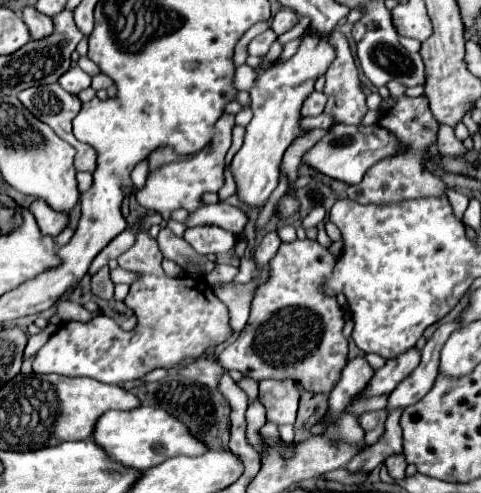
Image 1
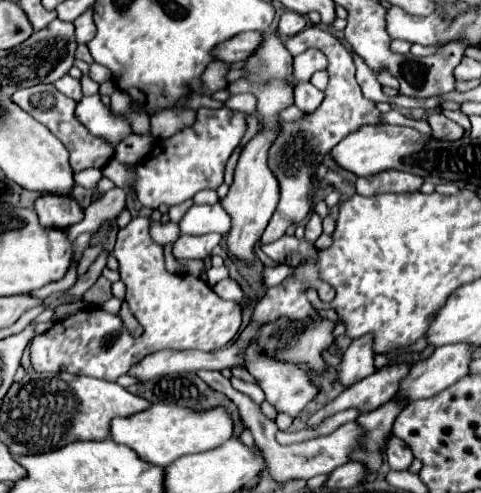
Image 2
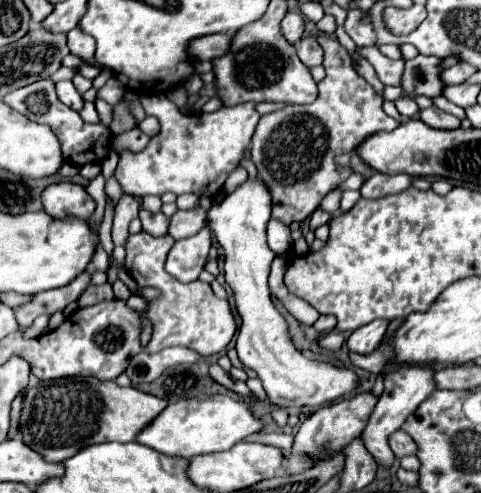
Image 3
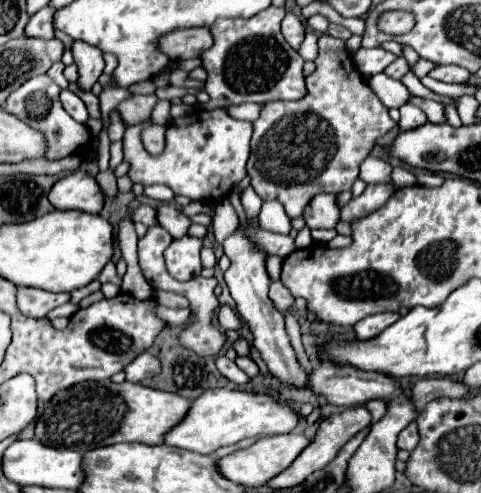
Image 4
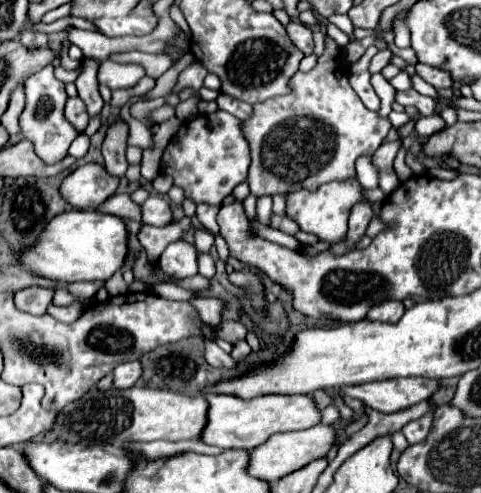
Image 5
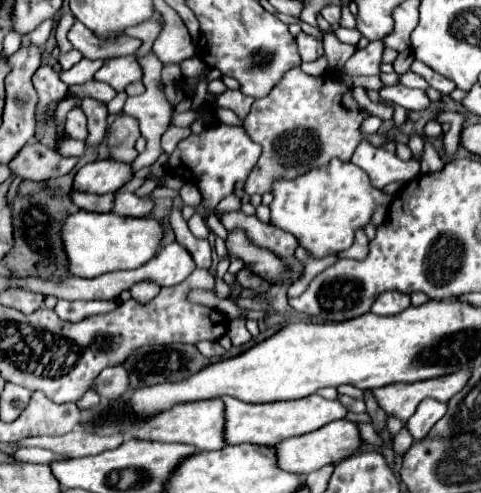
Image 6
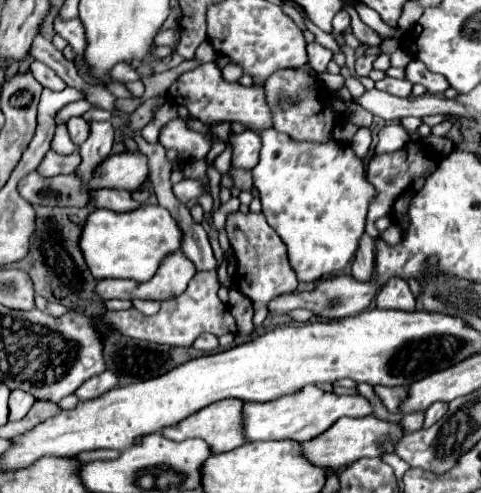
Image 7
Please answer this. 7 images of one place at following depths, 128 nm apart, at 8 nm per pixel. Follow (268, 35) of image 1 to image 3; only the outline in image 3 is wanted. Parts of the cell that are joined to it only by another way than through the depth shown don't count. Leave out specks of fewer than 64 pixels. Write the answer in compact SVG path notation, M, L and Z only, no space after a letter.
M208 34L208 36L200 36L200 38L194 38L190 44L188 44L188 54L192 58L198 58L198 60L212 60L220 54L224 54L228 50L228 44L230 44L230 38L228 34Z

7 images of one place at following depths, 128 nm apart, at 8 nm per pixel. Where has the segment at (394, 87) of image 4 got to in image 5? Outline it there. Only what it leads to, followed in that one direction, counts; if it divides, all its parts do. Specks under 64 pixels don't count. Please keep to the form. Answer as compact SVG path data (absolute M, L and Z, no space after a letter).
M374 74L370 82L372 82L372 86L374 86L374 90L376 90L376 94L378 94L380 102L382 102L382 108L380 108L380 112L378 112L378 114L382 118L386 118L386 116L392 112L394 92L396 92L396 90L390 86L390 82L388 82L382 74Z

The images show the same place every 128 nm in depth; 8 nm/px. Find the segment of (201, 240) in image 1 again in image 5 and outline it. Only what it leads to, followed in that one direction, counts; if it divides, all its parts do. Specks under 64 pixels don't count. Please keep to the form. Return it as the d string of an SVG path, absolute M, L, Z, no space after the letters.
M184 240L168 244L164 254L158 260L160 270L166 276L174 278L190 278L198 274L198 264L196 264L196 248L194 244L188 244Z

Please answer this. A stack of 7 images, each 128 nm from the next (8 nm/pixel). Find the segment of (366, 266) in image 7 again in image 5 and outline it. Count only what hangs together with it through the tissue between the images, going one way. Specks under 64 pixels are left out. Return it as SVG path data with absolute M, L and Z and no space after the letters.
M360 202L360 204L356 204L356 208L352 208L352 212L350 212L350 230L348 230L348 236L346 236L346 240L344 240L342 244L334 244L334 246L328 248L332 254L340 256L340 254L352 252L352 250L356 248L358 240L364 236L366 226L368 226L368 222L370 222L370 218L372 218L372 208L370 208L370 206L372 206L370 202Z

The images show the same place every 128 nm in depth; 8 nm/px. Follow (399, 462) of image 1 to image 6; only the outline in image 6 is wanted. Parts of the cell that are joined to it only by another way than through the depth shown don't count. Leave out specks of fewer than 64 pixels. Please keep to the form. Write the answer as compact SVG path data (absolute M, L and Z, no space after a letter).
M422 400L420 408L412 416L412 420L406 422L406 426L414 436L414 440L422 440L444 414L446 414L446 404L436 400Z

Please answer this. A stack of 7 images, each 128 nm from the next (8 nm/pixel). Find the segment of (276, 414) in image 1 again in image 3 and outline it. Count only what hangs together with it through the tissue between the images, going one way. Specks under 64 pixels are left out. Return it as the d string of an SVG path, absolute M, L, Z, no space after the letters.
M246 180L232 194L228 194L220 206L210 208L208 212L208 230L216 234L220 246L226 252L226 284L234 292L236 310L242 318L236 350L244 366L258 372L258 378L262 380L268 398L276 406L322 406L358 388L360 378L350 368L310 360L292 344L288 334L288 322L272 304L268 290L270 264L276 256L266 242L266 224L270 220L270 210L272 200L268 196L268 188L264 188L260 180Z

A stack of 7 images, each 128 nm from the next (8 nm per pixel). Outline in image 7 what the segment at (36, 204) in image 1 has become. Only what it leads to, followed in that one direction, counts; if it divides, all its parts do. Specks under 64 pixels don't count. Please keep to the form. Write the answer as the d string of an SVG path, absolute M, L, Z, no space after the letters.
M122 152L110 156L104 166L96 170L88 188L122 188L140 190L148 178L148 160L140 152Z

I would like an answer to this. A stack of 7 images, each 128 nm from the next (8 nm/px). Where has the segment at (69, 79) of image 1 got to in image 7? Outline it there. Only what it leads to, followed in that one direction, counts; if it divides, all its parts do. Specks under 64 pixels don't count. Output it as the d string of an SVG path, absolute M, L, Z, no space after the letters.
M72 118L72 120L68 120L68 132L70 132L72 142L76 146L80 146L90 136L90 126L84 118Z

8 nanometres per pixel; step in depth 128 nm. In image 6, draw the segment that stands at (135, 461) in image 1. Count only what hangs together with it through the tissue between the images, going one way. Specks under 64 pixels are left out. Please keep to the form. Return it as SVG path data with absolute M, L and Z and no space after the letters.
M312 394L308 398L298 400L286 400L286 402L270 402L270 404L248 404L236 398L222 396L226 404L226 428L224 438L228 444L264 444L264 446L276 446L278 442L294 436L302 436L308 432L314 432L322 428L324 424L332 420L346 418L348 410L342 406L340 400L326 400L318 394Z

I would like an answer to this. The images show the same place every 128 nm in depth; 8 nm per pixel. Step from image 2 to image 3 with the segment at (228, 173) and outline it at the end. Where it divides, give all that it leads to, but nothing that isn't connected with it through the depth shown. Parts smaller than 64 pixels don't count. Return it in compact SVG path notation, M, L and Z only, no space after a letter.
M238 166L228 177L224 184L227 194L232 193L239 185L248 178L248 173L242 166Z

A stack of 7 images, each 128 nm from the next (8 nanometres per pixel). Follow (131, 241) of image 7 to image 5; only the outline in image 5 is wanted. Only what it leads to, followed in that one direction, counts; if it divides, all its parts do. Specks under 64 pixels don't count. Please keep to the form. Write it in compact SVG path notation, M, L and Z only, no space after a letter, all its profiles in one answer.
M68 210L56 216L44 228L36 246L28 248L22 256L22 266L38 276L48 276L60 282L92 282L108 280L118 272L128 254L126 222L118 216L96 210Z

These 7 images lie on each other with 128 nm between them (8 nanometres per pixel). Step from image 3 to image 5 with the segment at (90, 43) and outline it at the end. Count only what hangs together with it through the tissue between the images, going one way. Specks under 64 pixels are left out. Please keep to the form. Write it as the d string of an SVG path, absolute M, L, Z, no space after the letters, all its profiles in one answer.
M82 60L82 74L76 80L78 96L84 100L88 108L88 116L98 116L104 106L104 100L98 92L98 80L96 80L98 66L100 66L98 60Z

